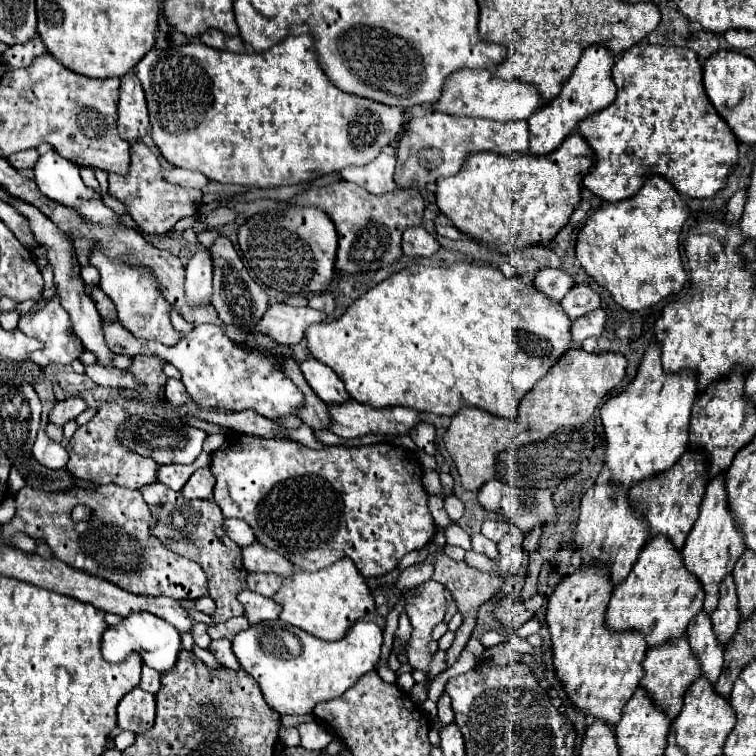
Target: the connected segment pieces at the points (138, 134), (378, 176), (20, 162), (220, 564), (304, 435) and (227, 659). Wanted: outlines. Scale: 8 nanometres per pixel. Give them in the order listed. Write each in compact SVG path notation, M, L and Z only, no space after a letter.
M130 71L122 77L118 101L118 133L124 141L136 143L146 137L150 129L146 97L138 77Z
M380 153L374 161L370 161L364 167L344 167L340 171L340 175L342 175L342 179L352 181L352 183L364 187L366 191L378 195L378 193L388 193L388 191L396 189L394 165L396 165L394 157Z
M26 149L26 151L18 151L18 153L12 153L10 157L8 157L8 161L16 167L16 169L32 169L34 165L36 165L36 161L38 161L38 151L36 149Z
M150 483L150 485L144 485L144 489L140 489L146 505L150 507L154 519L156 519L156 525L152 527L152 537L156 537L166 549L174 551L176 555L180 557L186 557L194 563L198 563L204 573L208 575L208 595L214 599L216 603L216 611L212 613L212 621L214 623L224 623L232 617L238 617L238 615L244 615L244 607L238 603L236 595L246 589L246 569L242 565L242 559L240 559L240 547L226 535L222 523L224 523L224 515L220 511L220 507L214 503L214 501L208 501L208 499L184 499L182 493L176 493L172 489L168 489L166 485L162 483Z
M305 423L297 429L287 430L287 434L291 439L306 445L307 447L313 449L322 449L325 447L316 440L312 429Z
M212 639L210 641L210 653L216 657L216 661L228 669L240 669L240 663L236 661L230 641L228 639Z

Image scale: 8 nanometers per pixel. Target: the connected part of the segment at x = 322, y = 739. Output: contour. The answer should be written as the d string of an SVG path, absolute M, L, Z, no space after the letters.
M308 721L298 725L300 737L302 737L302 747L312 749L312 751L322 751L326 745L332 741L334 733L330 733L322 723L318 721Z

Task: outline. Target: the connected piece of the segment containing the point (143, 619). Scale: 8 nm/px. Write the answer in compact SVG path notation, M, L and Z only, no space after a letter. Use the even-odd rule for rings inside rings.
M138 611L124 617L118 625L110 625L102 635L102 657L108 663L120 663L126 661L130 653L138 653L144 665L156 669L158 673L166 673L174 667L178 651L180 651L180 633L168 621L146 611Z

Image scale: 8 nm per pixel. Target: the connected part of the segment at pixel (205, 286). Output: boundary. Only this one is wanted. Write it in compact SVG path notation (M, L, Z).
M196 251L186 267L186 287L190 305L210 301L212 297L212 257L210 251Z

